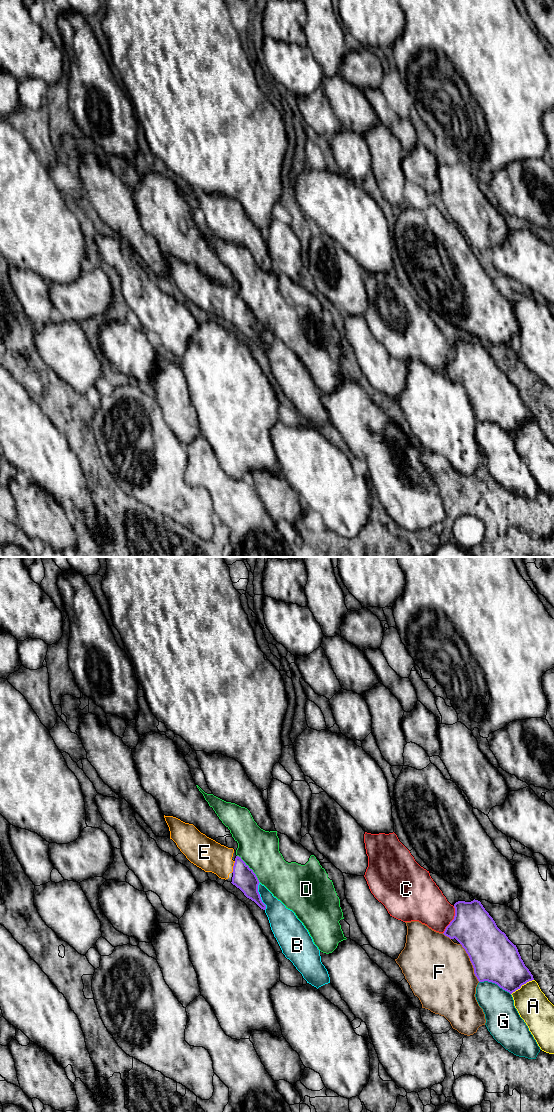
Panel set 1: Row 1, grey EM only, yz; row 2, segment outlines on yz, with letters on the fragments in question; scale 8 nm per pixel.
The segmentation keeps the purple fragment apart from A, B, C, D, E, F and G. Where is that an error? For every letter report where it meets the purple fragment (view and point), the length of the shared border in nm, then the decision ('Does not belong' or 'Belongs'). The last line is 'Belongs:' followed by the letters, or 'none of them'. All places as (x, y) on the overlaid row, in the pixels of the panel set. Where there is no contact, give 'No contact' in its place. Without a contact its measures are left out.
A: Touches purple at yz (522, 984). Shared border 220 nm. Does not belong
B: Touches purple at yz (259, 896). Shared border 220 nm. Does not belong
C: Touches purple at yz (452, 920). Shared border 240 nm. Does not belong
D: Touches purple at yz (251, 869). Shared border 300 nm. Does not belong
E: Touches purple at yz (233, 867). Shared border 100 nm. Belongs
F: Touches purple at yz (471, 962). Shared border 340 nm. Does not belong
G: Touches purple at yz (495, 983). Shared border 280 nm. Does not belong
Belongs: E

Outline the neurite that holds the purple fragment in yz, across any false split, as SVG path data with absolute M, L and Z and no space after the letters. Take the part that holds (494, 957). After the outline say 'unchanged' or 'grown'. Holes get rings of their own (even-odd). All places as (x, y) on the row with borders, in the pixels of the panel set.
M478 900L458 901L454 904L455 916L446 927L444 935L456 939L468 954L479 982L492 982L512 994L522 985L534 980L525 966L516 945L496 925L493 918Z; unchanged

